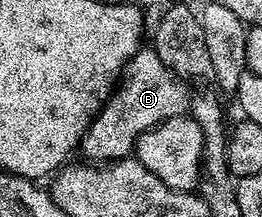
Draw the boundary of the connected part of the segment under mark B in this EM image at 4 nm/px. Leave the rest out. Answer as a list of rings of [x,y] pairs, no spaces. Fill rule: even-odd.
[[[144,46],[130,60],[115,89],[81,141],[81,152],[91,162],[114,162],[130,157],[135,143],[151,128],[174,116],[184,115],[189,108],[189,91],[182,79],[167,69],[154,47]]]

